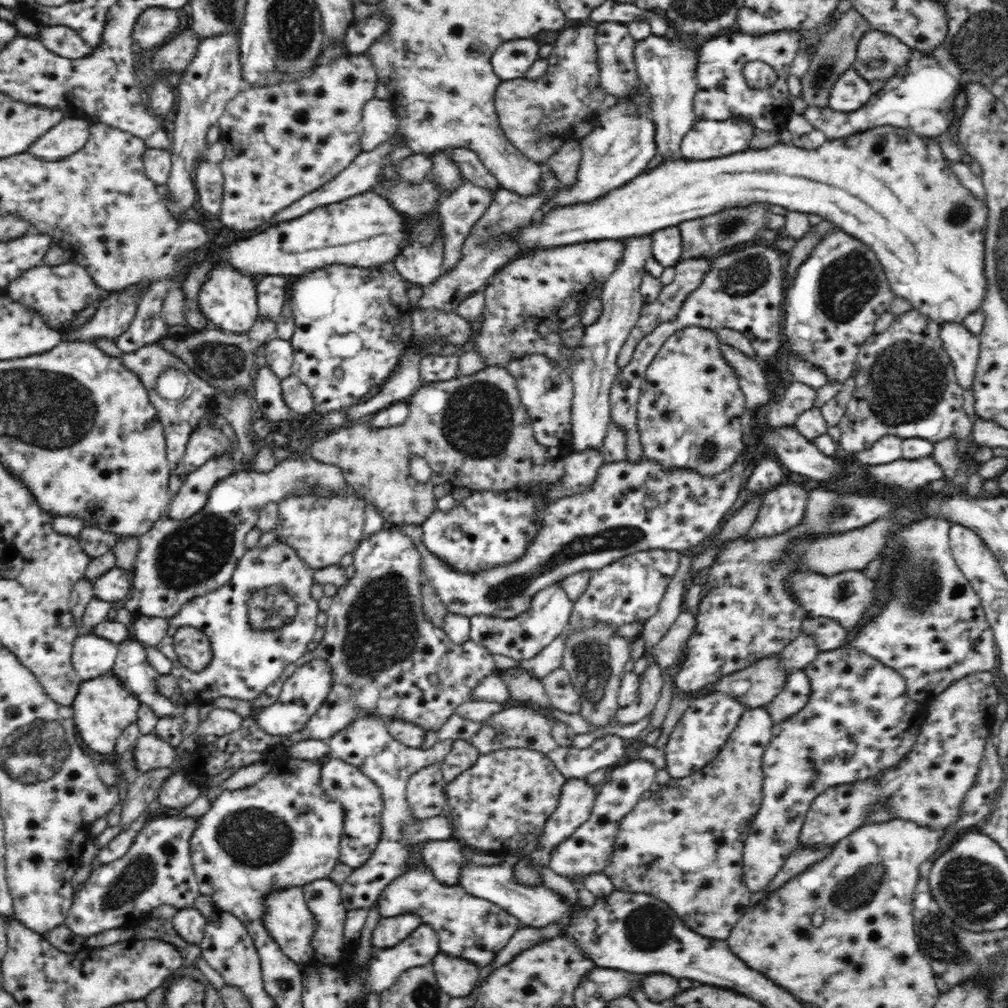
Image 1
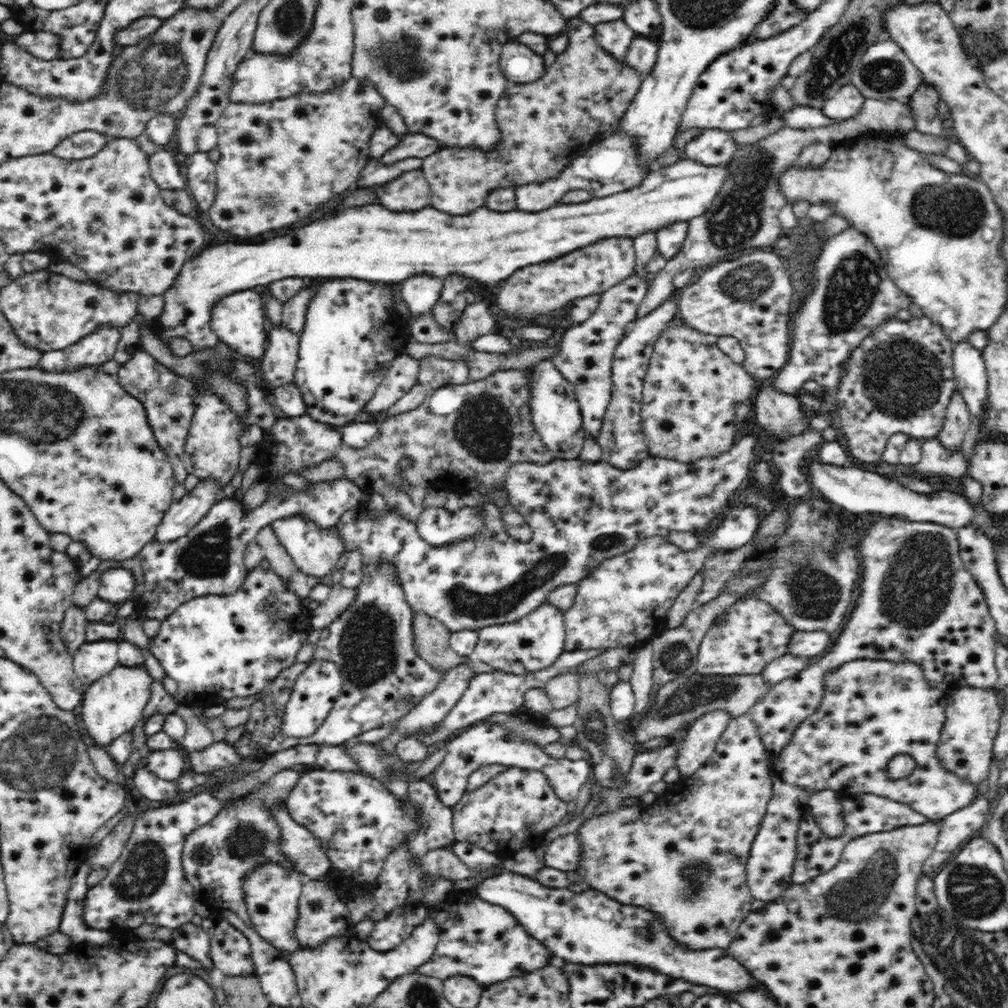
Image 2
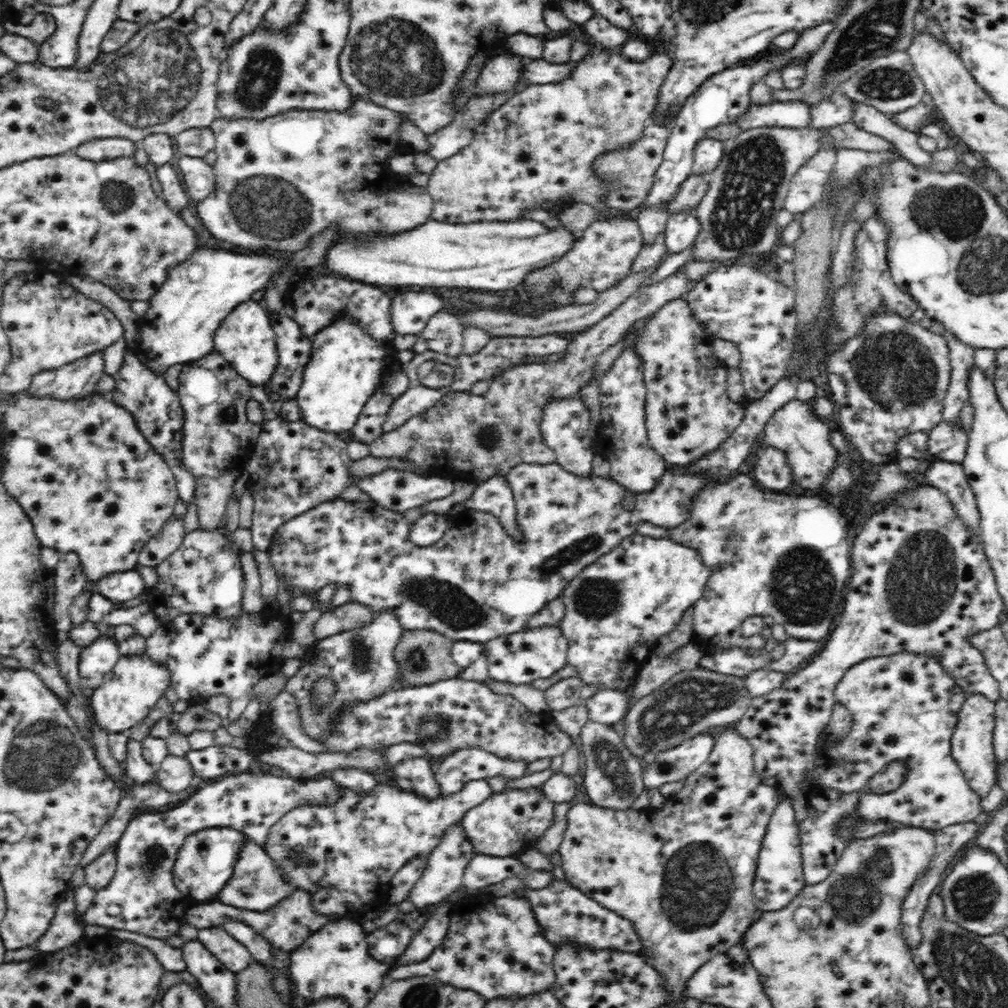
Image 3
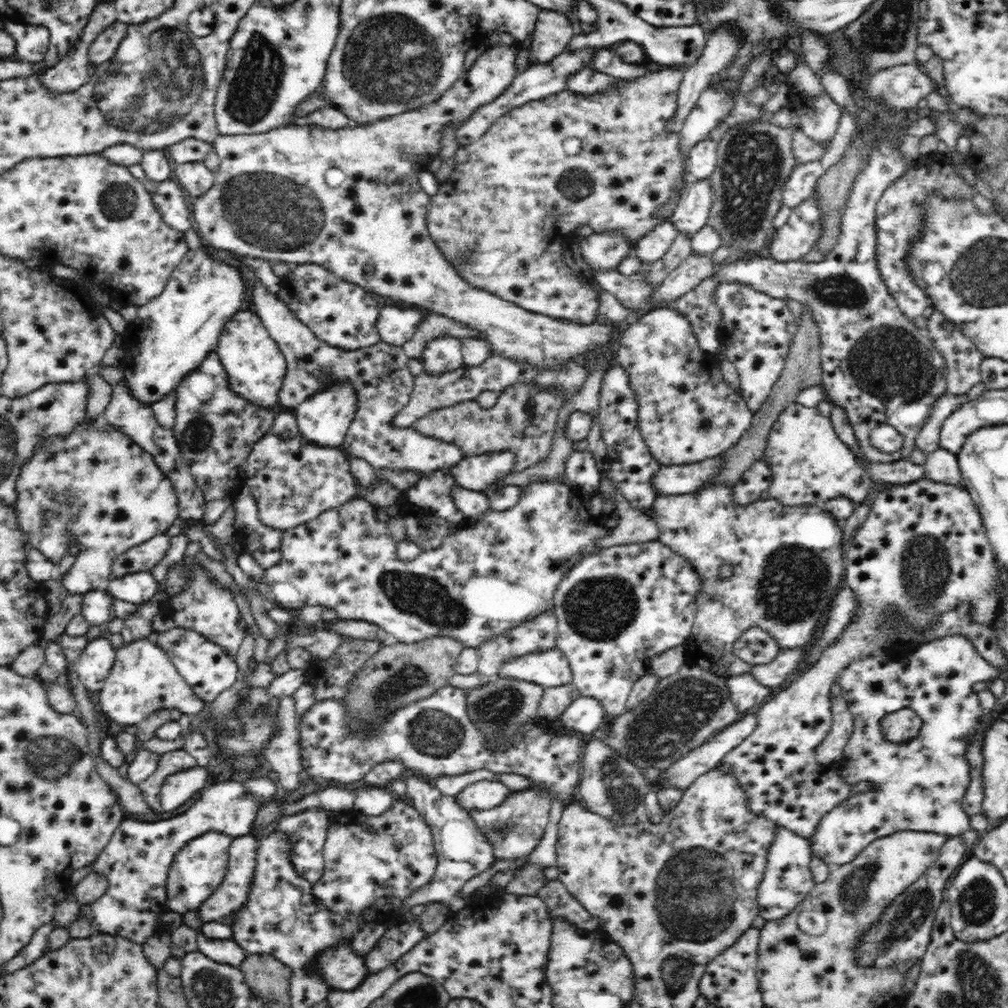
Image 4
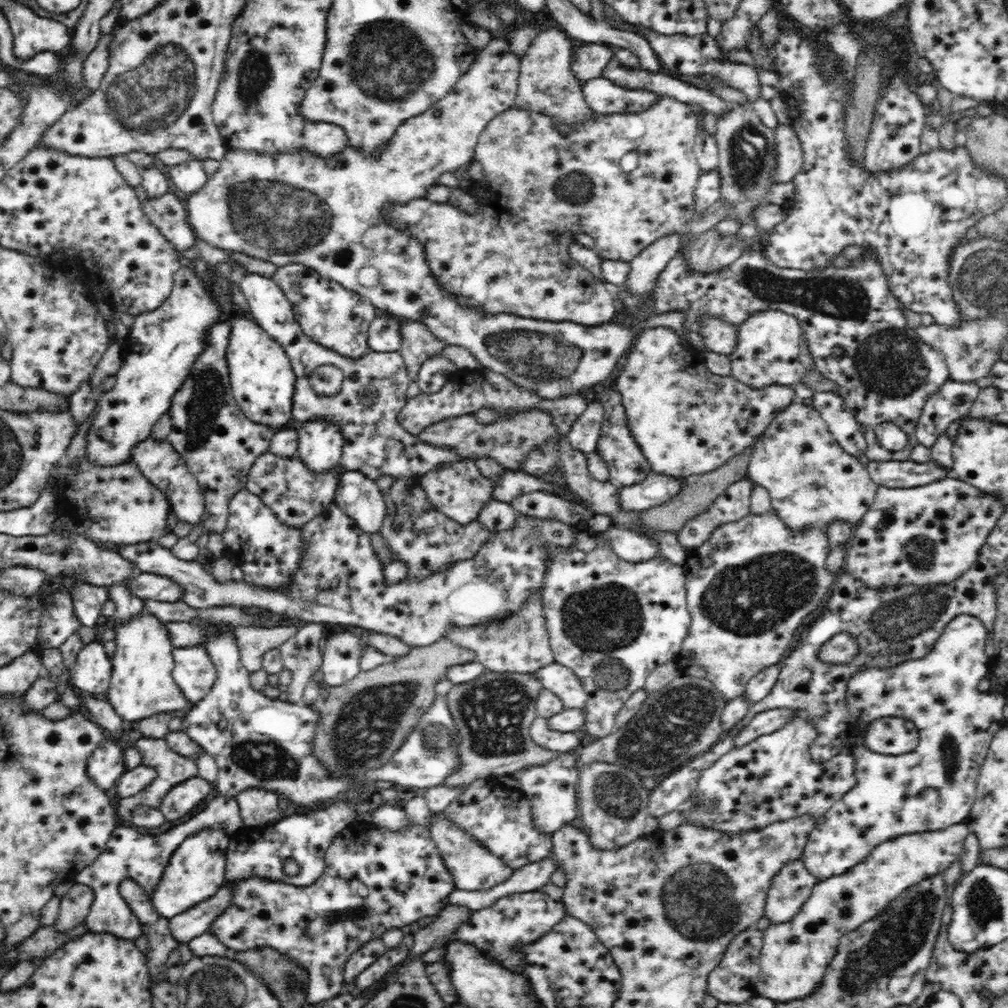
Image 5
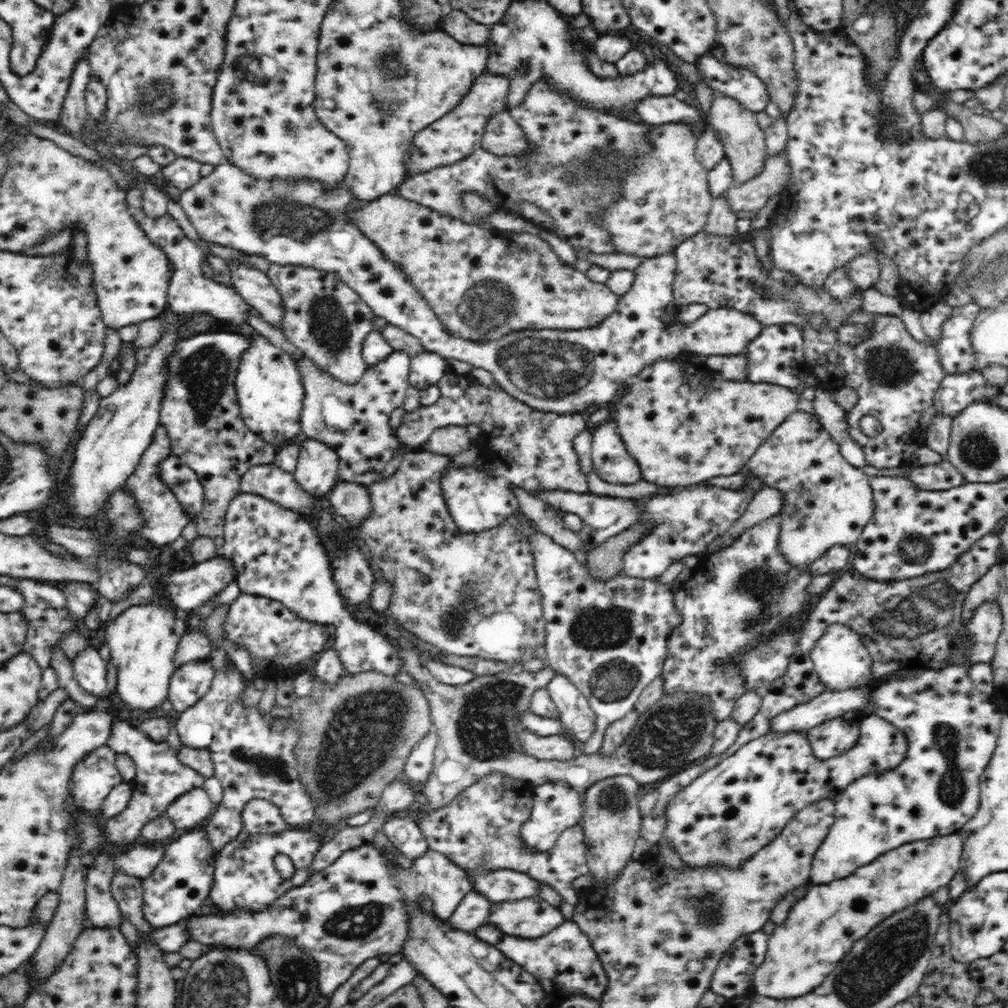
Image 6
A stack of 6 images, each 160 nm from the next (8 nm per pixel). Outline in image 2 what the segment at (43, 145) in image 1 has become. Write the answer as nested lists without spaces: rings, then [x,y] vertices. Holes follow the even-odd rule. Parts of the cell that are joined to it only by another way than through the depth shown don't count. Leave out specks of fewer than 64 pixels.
[[[82,131],[73,133],[65,137],[56,148],[52,149],[52,154],[66,160],[82,160],[93,157],[104,148],[108,135],[94,131]]]

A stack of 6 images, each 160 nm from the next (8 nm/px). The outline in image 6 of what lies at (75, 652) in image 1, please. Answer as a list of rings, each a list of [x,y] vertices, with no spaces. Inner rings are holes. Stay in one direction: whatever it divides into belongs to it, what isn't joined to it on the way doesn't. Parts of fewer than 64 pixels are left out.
[[[90,646],[73,659],[73,675],[86,693],[99,698],[108,693],[106,664],[98,650]]]

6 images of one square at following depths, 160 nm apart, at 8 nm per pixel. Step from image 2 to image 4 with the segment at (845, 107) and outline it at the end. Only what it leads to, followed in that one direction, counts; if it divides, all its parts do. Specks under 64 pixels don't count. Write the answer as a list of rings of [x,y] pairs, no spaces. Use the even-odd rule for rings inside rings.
[[[795,89],[788,94],[787,106],[796,111],[798,128],[814,143],[827,150],[835,137],[842,107],[825,92],[810,96]]]

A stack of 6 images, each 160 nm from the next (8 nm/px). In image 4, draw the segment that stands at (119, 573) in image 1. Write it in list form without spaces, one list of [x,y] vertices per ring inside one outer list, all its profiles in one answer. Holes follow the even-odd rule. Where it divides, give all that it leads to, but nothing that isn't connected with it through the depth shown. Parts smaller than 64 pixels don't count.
[[[151,571],[112,579],[107,590],[113,598],[120,598],[136,605],[153,602],[162,595],[161,586]]]

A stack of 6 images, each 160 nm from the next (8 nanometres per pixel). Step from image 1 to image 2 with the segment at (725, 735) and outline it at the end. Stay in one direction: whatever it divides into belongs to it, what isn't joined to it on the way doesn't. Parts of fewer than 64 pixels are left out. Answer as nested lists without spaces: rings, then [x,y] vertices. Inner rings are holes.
[[[713,708],[693,721],[684,744],[678,745],[677,770],[682,779],[694,774],[711,758],[730,719],[723,709]]]

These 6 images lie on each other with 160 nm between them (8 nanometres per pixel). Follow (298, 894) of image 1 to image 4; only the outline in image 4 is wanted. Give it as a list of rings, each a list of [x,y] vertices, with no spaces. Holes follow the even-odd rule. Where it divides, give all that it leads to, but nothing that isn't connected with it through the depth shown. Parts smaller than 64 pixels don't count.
[[[244,835],[232,840],[229,848],[229,864],[224,881],[204,903],[194,910],[199,917],[197,930],[202,930],[203,926],[210,924],[210,922],[222,921],[226,916],[232,915],[232,912],[247,903],[247,896],[250,894],[251,884],[254,882],[255,876],[256,848],[258,848],[256,839],[256,836]]]

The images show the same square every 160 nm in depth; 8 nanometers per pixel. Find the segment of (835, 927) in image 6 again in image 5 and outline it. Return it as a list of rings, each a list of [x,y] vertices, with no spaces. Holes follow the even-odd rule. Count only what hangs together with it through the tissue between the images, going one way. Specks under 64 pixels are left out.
[[[960,823],[944,830],[916,835],[905,834],[896,837],[896,840],[876,845],[866,860],[861,861],[854,868],[850,868],[848,872],[841,873],[840,876],[831,876],[828,880],[817,883],[808,901],[803,904],[792,920],[783,924],[771,925],[764,931],[759,960],[758,995],[772,1000],[773,1003],[790,1003],[811,996],[822,982],[824,973],[840,946],[840,939],[860,928],[862,924],[868,923],[872,918],[879,916],[900,894],[917,886],[921,881],[928,880],[929,877],[950,870],[956,862],[960,861],[966,837],[970,833],[965,823]]]

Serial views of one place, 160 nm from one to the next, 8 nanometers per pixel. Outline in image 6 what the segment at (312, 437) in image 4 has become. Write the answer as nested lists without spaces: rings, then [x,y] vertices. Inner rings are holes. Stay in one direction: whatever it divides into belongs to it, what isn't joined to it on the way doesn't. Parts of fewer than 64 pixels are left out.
[[[306,438],[299,450],[294,481],[312,497],[326,498],[338,483],[339,460],[335,450],[311,438]]]

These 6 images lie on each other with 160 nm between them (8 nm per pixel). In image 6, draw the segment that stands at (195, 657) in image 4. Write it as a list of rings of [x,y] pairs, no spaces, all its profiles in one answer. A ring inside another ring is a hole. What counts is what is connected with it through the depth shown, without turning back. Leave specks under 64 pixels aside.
[[[202,659],[183,664],[175,670],[168,688],[172,708],[183,713],[196,704],[210,690],[214,675],[212,665]]]

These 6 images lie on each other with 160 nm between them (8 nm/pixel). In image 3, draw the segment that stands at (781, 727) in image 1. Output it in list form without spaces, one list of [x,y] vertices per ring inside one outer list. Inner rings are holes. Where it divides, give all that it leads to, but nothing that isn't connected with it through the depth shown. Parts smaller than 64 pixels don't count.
[[[902,652],[890,658],[862,660],[846,671],[835,686],[834,696],[836,704],[843,704],[850,712],[850,731],[842,744],[834,744],[834,750],[830,750],[830,756],[834,760],[822,760],[822,740],[817,741],[818,756],[814,758],[818,758],[818,766],[810,776],[818,776],[820,782],[828,782],[826,786],[843,793],[862,792],[868,780],[890,762],[900,760],[908,766],[908,776],[898,790],[888,794],[862,792],[854,810],[855,815],[838,820],[838,824],[844,825],[841,835],[846,845],[858,839],[852,827],[852,824],[856,824],[856,820],[859,823],[884,820],[902,826],[918,826],[932,832],[948,825],[974,821],[980,813],[982,798],[979,793],[972,791],[964,773],[951,755],[951,740],[957,725],[957,713],[960,712],[967,695],[932,655],[922,656]],[[786,800],[782,804],[778,803],[769,819],[770,822],[761,844],[760,857],[758,857],[756,880],[753,881],[754,904],[762,912],[786,908],[806,886],[794,802]]]

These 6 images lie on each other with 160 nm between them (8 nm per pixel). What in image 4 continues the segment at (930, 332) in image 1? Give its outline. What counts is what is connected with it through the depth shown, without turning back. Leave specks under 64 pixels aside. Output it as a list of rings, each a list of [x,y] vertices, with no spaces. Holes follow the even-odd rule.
[[[892,138],[876,140],[872,145],[866,166],[856,176],[847,198],[837,245],[822,262],[780,262],[772,257],[735,256],[690,292],[662,303],[652,299],[658,284],[649,282],[649,271],[645,269],[623,275],[618,270],[592,270],[590,267],[592,280],[632,312],[645,314],[667,308],[683,313],[691,321],[699,347],[713,353],[722,346],[719,334],[723,314],[715,301],[715,290],[720,285],[740,283],[774,299],[795,300],[806,305],[820,337],[822,388],[828,399],[844,408],[862,452],[873,463],[907,458],[917,448],[915,441],[919,430],[931,416],[936,400],[947,392],[947,383],[943,355],[924,331],[914,325],[914,320],[899,309],[877,269],[875,208],[884,190],[910,169],[899,146]],[[882,423],[891,424],[904,437],[904,448],[899,454],[884,453],[871,446],[870,434]]]

